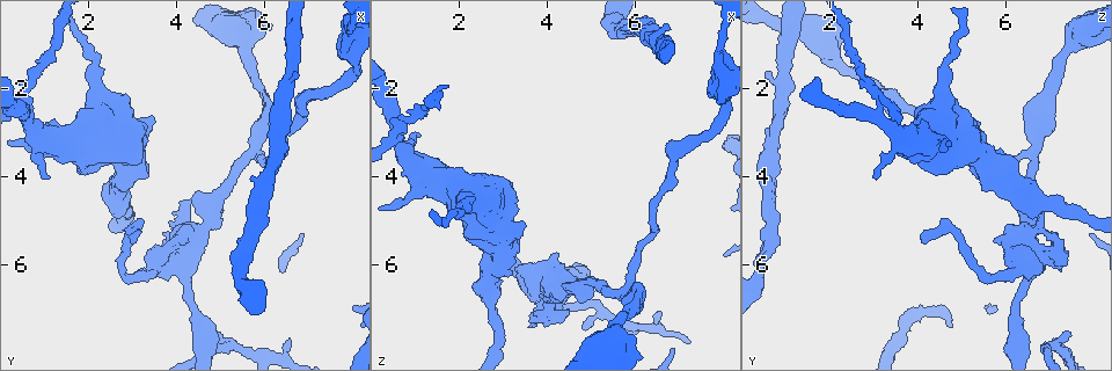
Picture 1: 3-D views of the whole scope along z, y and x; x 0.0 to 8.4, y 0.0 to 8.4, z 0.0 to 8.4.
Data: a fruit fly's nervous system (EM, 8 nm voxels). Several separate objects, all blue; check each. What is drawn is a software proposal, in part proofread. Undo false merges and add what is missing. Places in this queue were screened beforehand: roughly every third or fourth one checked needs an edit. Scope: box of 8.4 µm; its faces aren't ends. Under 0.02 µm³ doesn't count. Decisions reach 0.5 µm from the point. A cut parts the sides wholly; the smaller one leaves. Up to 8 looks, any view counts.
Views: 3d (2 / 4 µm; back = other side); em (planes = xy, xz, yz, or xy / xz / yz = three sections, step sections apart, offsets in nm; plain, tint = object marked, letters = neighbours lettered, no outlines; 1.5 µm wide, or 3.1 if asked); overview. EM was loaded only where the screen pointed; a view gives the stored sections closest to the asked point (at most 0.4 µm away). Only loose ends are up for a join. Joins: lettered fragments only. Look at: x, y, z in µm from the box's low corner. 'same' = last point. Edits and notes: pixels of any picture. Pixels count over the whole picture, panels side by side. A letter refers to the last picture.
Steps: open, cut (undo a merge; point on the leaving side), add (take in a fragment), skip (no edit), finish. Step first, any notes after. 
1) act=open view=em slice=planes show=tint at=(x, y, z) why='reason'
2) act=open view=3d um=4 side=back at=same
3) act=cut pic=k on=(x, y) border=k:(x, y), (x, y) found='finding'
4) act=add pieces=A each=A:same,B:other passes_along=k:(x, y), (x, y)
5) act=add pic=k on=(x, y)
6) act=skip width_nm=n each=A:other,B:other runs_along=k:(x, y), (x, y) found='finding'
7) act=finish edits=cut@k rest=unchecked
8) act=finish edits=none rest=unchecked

act=open view=em slice=yz step=4 show=plain at=(3.55, 5.70, 7.30) why='an open end'

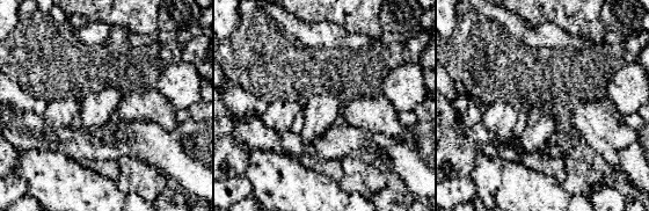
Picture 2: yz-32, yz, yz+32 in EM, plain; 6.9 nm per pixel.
act=open view=em slice=yz step=4 show=letters at=same

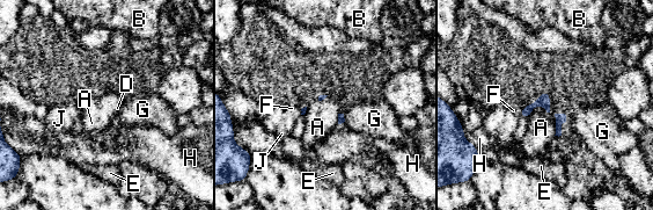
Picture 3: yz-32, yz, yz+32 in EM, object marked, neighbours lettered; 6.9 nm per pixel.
act=skip each=A:other,B:other,D:other,E:other,F:other,G:other,H:other,J:other found='no lettered fragment goes on from it'

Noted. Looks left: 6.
act=open view=em slice=planes show=letters at=(4.80, 7.60, 7.40) why='free end'

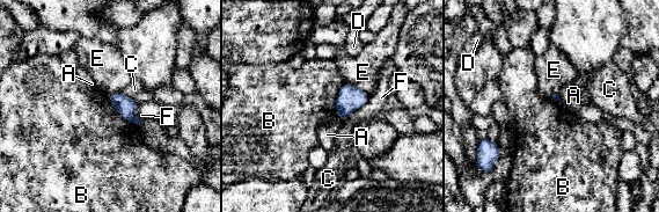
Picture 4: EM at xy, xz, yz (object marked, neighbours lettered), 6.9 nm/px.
act=skip each=A:other,B:other,C:other,D:other,E:other,F:other border=4:(107, 95), (123, 118), (138, 125) found='none of them fits'

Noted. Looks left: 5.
act=open view=3d um=2 side=back at=(0.60, 2.70, 3.15) why='four arms meet'

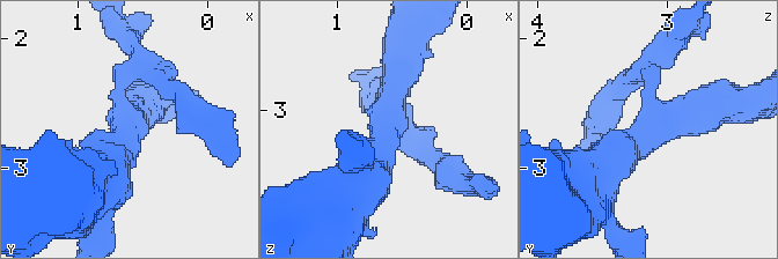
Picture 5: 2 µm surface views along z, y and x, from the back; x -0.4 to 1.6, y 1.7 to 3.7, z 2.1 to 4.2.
act=open view=em slice=planes show=letters at=(0.60, 2.66, 3.16) arms=4 why='need the tissue'

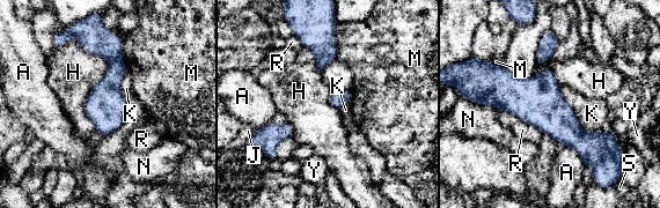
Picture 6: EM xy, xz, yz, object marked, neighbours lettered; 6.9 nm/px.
act=cut pic=6 on=(92, 35) width_nm=280 each=A:other,H:other,J:other,K:other,M:other,N:other,R:other,S:other,Y:other found='a second neuron is stuck on'

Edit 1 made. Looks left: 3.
act=finish edits=cut@6 rest=unchecked

